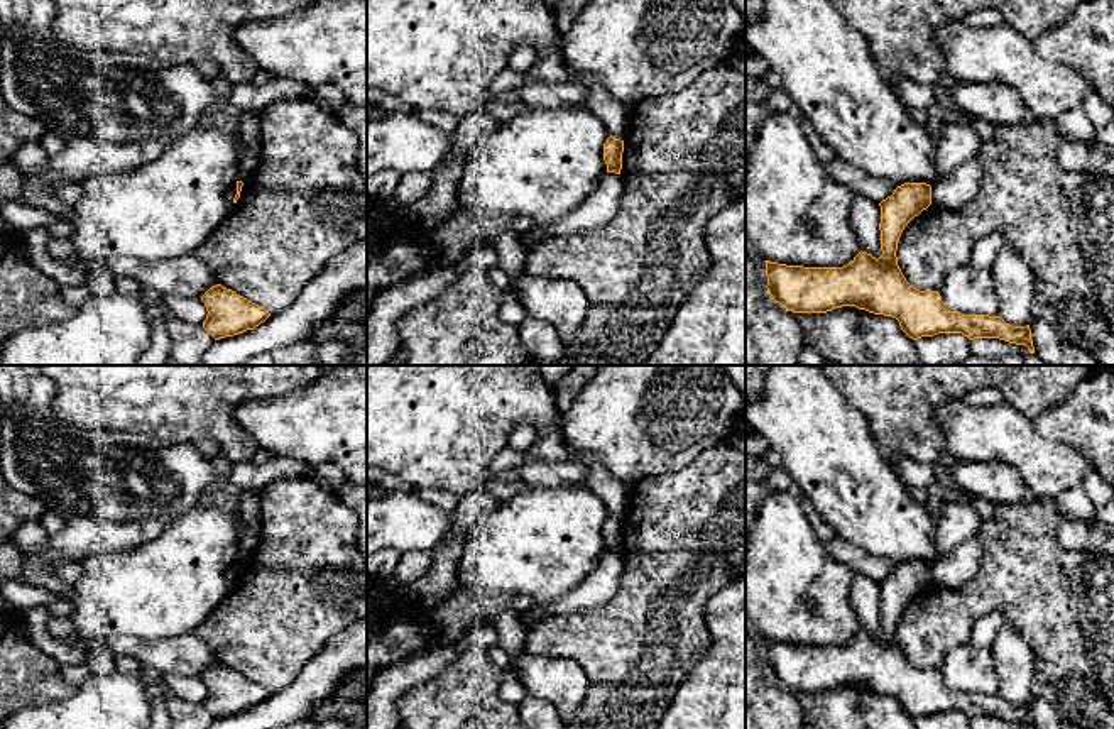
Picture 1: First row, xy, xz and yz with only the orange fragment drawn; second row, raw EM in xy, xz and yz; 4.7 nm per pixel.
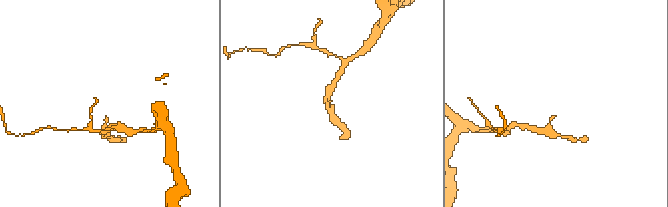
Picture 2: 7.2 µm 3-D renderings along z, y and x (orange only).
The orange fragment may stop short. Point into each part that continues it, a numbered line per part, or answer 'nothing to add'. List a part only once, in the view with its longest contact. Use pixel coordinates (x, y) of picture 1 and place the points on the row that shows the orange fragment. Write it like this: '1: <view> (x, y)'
nothing to add

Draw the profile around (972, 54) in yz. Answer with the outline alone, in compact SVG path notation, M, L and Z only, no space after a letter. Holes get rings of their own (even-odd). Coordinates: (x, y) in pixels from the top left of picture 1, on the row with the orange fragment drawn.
M952 20L935 30L935 39L950 81L1009 85L1036 120L1055 122L1095 93L1080 73L1043 59L1009 24L970 27Z

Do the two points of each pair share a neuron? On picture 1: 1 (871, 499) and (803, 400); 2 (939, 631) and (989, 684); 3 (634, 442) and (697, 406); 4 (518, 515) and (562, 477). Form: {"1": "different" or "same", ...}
{"1": "same", "2": "different", "3": "same", "4": "different"}

